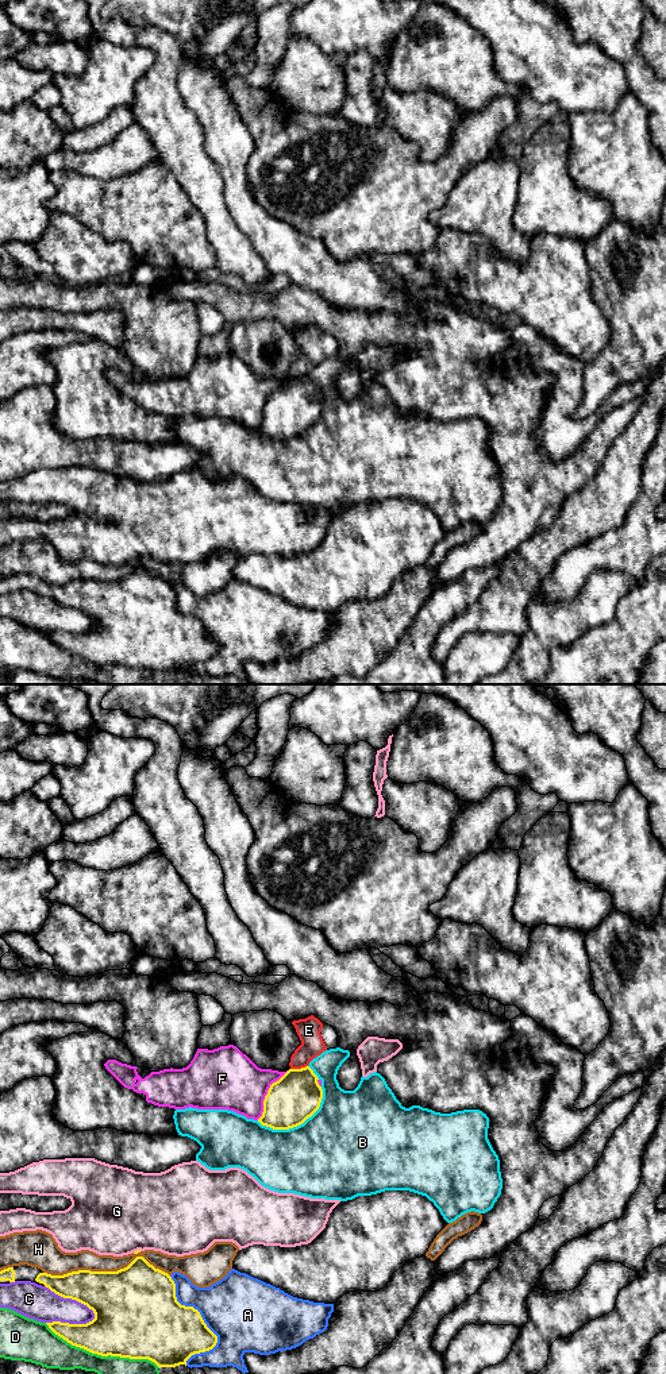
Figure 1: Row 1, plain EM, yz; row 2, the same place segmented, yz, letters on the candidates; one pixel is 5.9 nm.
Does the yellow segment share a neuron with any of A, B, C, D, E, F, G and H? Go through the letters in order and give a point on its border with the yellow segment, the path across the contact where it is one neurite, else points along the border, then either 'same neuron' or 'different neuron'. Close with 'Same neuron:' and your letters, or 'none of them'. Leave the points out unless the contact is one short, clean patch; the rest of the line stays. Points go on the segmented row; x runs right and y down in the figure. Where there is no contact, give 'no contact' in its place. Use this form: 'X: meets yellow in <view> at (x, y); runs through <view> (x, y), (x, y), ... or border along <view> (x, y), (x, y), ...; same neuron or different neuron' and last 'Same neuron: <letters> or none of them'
A: meets yellow in yz at (203, 1322); different neuron
B: meets yellow in yz at (296, 1126); different neuron
C: meets yellow in yz at (72, 1299); different neuron
D: meets yellow in yz at (101, 1355); different neuron
E: meets yellow in yz at (299, 1069); border along yz (307, 1065), (291, 1069); different neuron
F: meets yellow in yz at (268, 1093); different neuron
G: meets yellow in yz at (138, 1250); different neuron
H: meets yellow in yz at (107, 1272); different neuron
Same neuron: none of them

